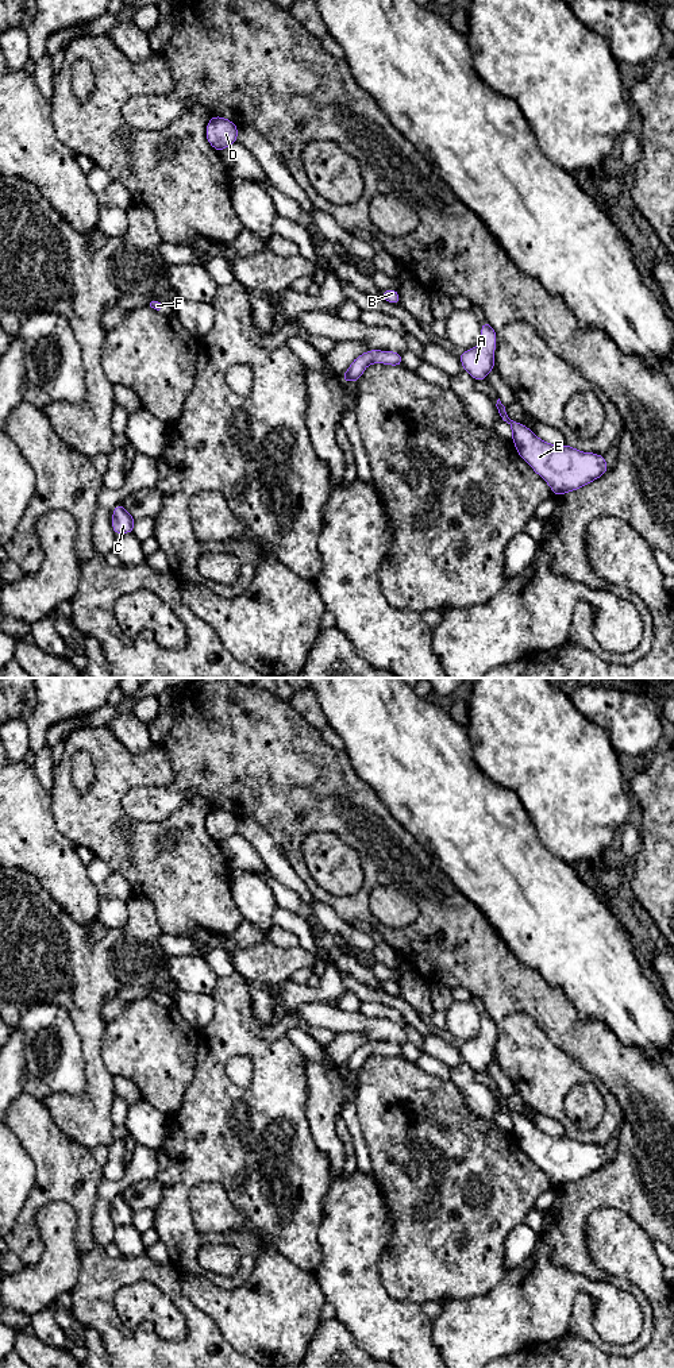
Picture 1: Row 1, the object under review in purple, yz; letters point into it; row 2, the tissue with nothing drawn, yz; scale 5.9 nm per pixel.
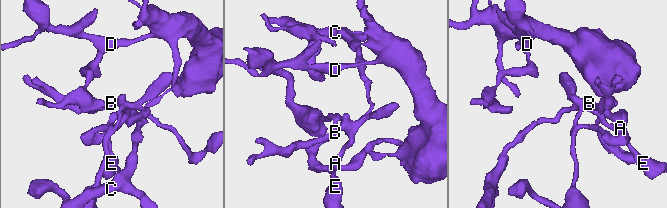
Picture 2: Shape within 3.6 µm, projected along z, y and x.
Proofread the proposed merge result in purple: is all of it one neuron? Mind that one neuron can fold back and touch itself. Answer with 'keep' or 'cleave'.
cleave

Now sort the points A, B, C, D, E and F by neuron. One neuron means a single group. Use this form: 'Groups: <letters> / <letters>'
Groups: A D E F / B C

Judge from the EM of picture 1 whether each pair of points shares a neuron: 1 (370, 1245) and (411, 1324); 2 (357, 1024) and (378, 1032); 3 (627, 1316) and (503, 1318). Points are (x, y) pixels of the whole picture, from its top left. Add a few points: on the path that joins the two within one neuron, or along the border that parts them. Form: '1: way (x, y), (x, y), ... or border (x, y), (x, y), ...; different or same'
1: way (372, 1267), (372, 1291), (389, 1309); same
2: way (362, 1024), (373, 1028); same
3: way (596, 1288), (558, 1287), (549, 1291), (534, 1306); same

